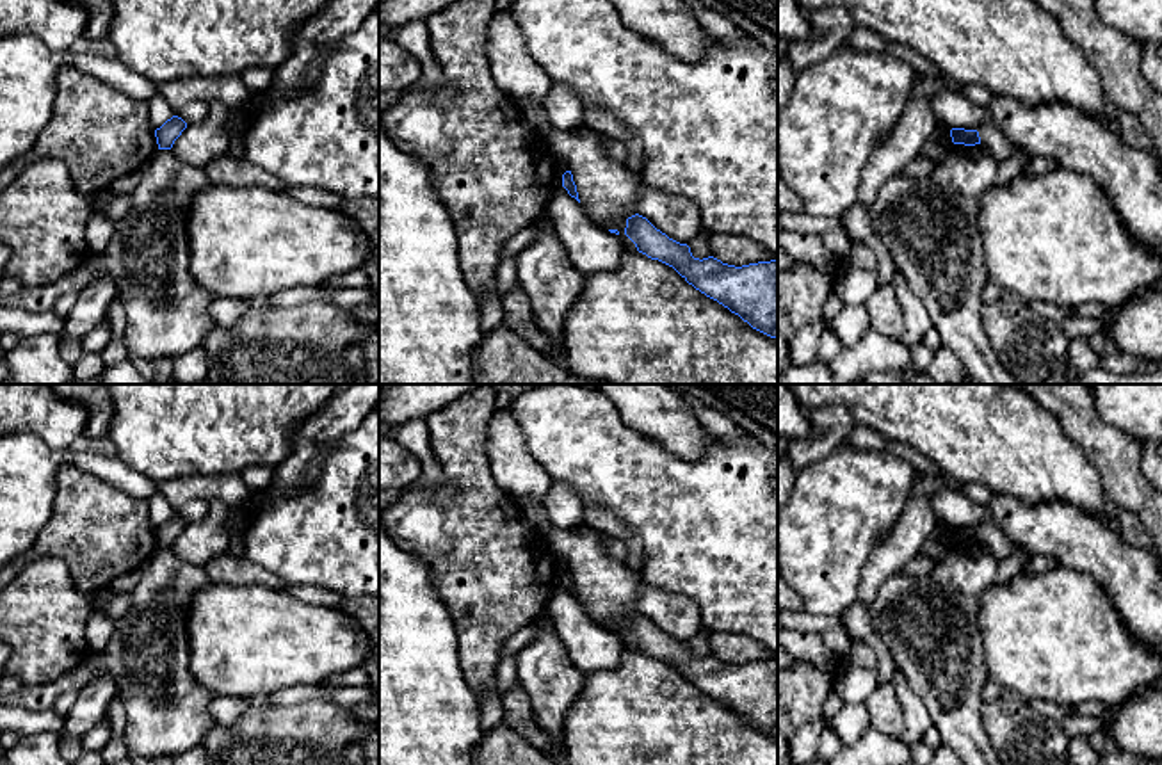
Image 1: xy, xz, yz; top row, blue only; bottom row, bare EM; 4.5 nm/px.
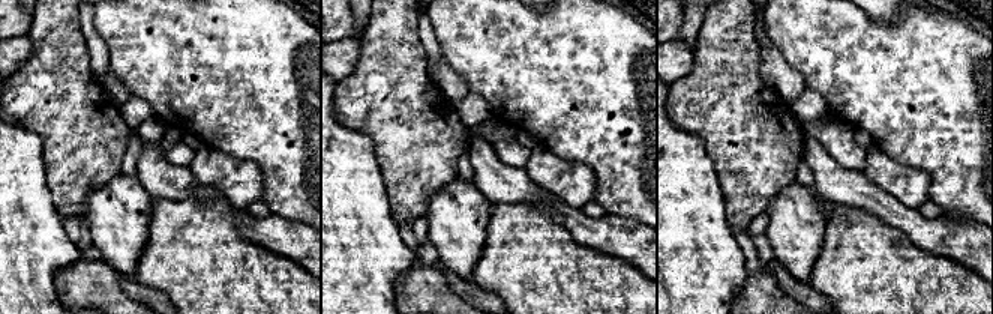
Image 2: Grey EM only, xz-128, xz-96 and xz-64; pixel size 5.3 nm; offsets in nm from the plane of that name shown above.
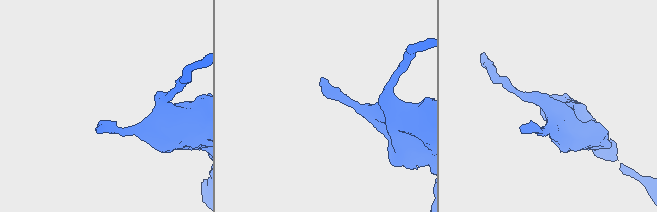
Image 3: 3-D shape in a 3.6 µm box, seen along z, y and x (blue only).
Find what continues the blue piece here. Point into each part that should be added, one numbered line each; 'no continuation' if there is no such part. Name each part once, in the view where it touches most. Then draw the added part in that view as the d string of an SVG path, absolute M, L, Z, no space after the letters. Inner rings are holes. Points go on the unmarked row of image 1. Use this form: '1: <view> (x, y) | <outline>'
no continuation

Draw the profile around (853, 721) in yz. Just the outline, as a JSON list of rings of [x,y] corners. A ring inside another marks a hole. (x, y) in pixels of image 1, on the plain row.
[[[845,705],[829,722],[843,745],[854,744],[870,728],[870,715],[865,705]]]

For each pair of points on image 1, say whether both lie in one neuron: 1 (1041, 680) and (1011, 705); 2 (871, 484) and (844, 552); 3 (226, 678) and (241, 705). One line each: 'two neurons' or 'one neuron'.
1: two neurons
2: one neuron
3: two neurons

